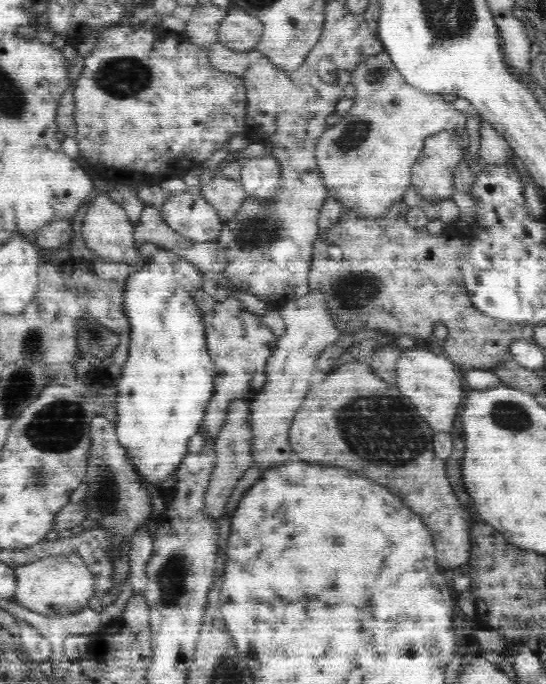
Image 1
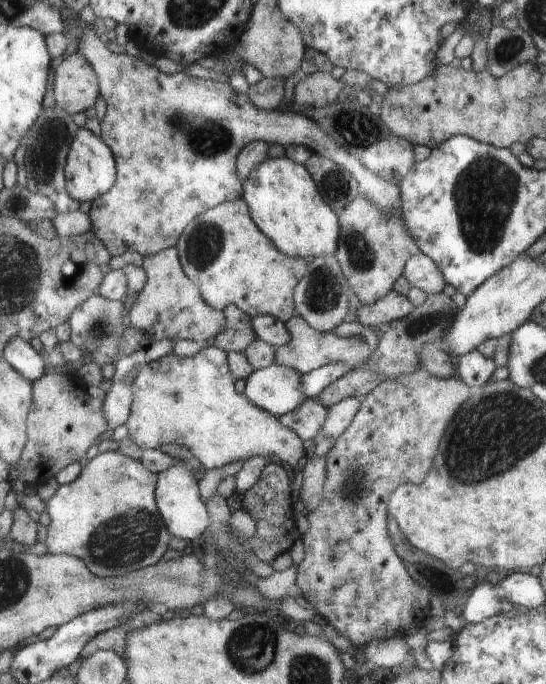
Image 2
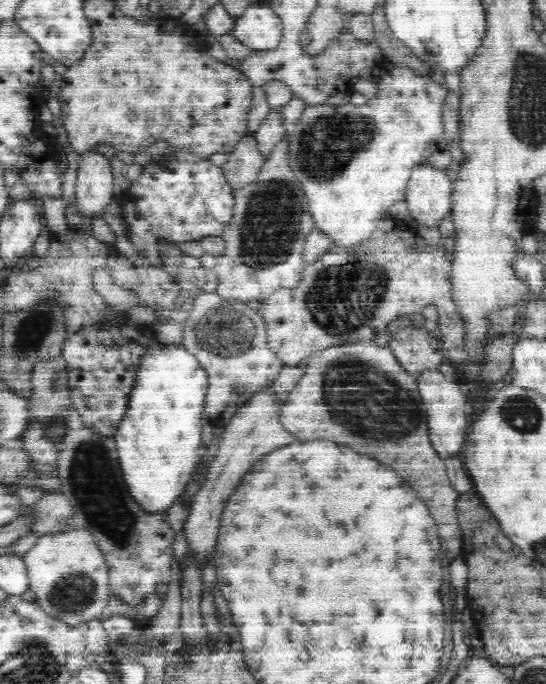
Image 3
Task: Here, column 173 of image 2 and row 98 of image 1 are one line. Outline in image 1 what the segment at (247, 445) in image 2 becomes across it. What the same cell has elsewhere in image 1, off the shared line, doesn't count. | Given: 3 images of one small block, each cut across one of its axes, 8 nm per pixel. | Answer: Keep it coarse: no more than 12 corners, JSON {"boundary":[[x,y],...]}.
{"boundary":[[384,51],[351,74],[354,104],[315,148],[321,181],[358,217],[411,188],[426,137],[466,122],[407,84]]}

